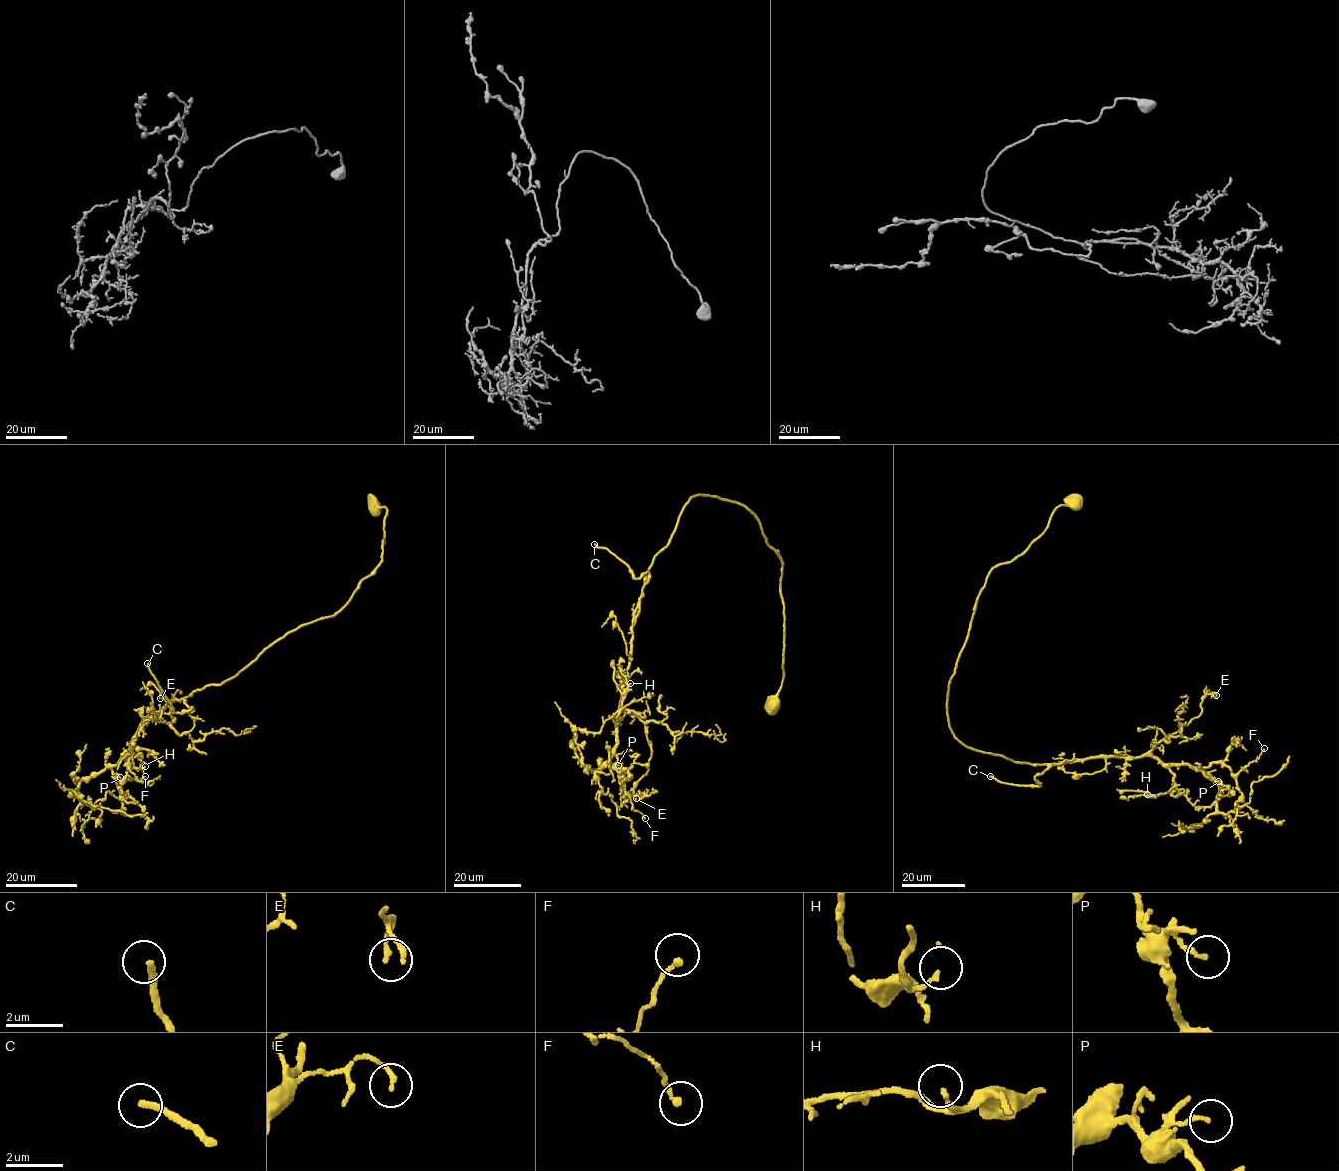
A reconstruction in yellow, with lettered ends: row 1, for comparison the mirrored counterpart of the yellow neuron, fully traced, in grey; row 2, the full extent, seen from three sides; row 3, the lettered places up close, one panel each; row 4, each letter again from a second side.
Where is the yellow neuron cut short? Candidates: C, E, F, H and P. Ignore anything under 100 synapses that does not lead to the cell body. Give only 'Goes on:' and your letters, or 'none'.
Goes on: C

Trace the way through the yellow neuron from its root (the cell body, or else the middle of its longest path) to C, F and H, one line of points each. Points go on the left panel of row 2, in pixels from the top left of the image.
C: (376, 505), (387, 511), (382, 559), (333, 615), (286, 632), (231, 679), (193, 691), (180, 713), (147, 663)
F: (376, 505), (387, 511), (382, 559), (348, 603), (231, 679), (152, 712), (124, 755), (123, 781), (145, 776)
H: (376, 505), (387, 511), (382, 559), (348, 603), (231, 679), (152, 712), (129, 760), (145, 766)

